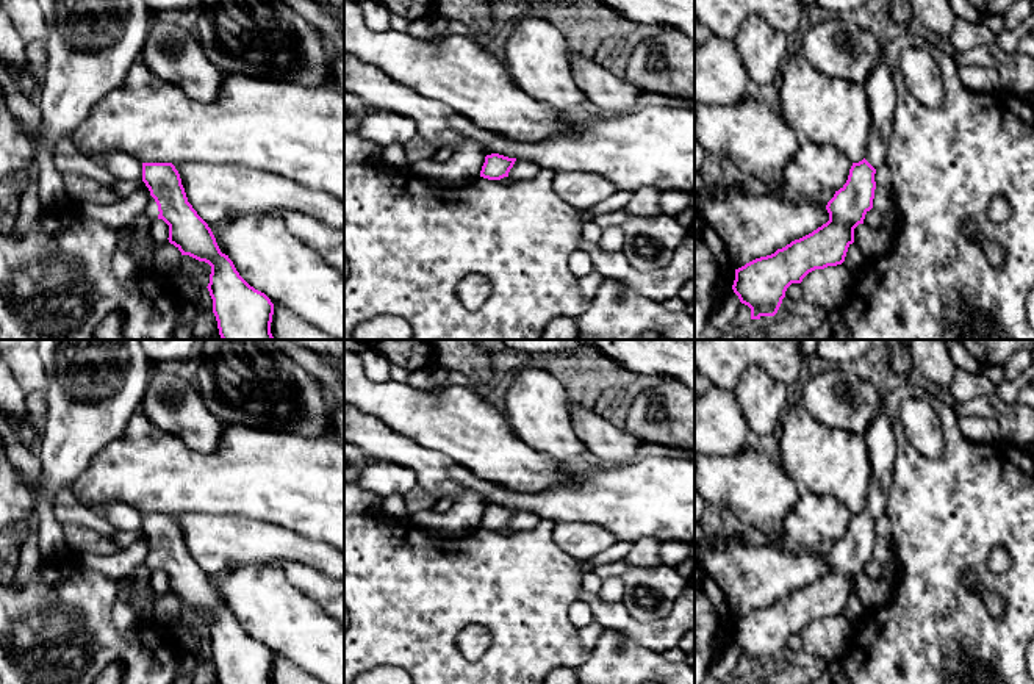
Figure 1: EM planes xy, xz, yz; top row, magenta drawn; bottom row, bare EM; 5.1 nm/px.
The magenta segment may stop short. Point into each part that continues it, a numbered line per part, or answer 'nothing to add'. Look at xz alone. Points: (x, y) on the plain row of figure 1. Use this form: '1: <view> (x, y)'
1: xz (523, 520)

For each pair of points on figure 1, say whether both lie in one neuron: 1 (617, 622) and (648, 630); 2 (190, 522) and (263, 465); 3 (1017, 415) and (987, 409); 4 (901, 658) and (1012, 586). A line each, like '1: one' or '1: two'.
1: one
2: two
3: one
4: one

